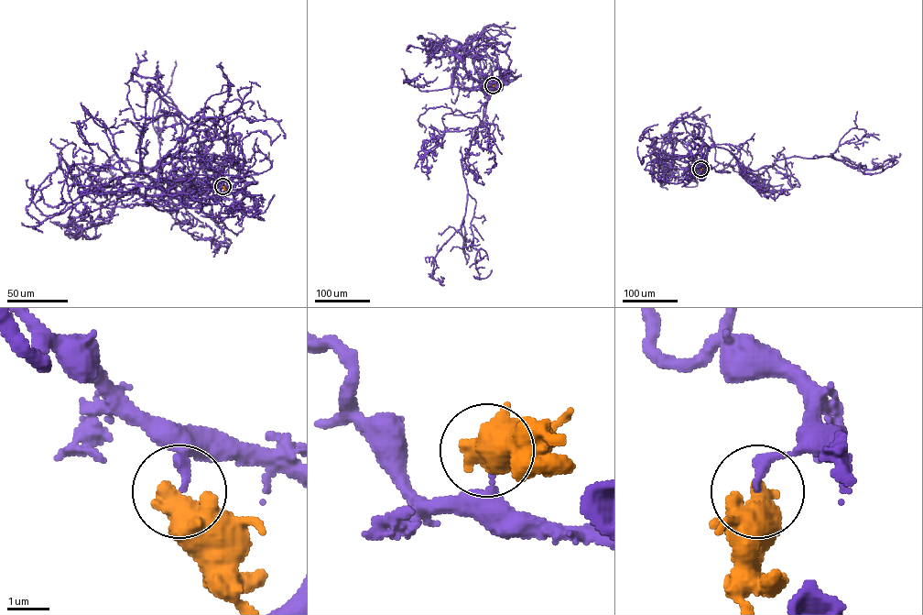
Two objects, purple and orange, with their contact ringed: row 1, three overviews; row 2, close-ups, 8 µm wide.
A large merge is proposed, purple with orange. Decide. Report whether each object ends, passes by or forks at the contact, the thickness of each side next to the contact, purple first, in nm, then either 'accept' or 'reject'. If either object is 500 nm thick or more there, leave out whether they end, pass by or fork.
240 nm thick on the purple side, 700 nm on the other; reject

